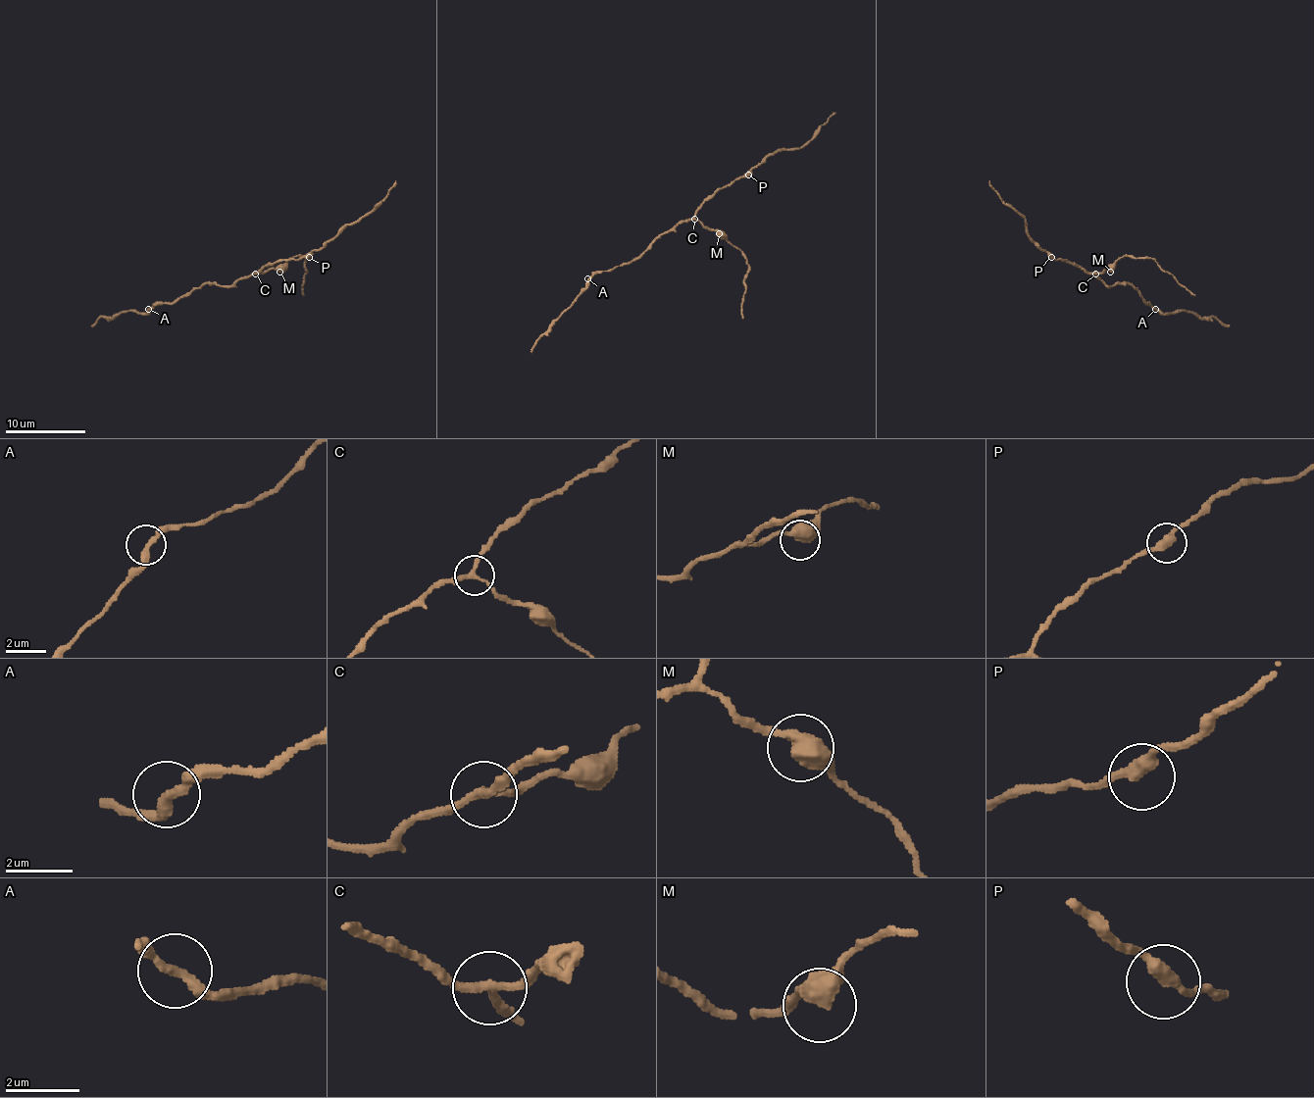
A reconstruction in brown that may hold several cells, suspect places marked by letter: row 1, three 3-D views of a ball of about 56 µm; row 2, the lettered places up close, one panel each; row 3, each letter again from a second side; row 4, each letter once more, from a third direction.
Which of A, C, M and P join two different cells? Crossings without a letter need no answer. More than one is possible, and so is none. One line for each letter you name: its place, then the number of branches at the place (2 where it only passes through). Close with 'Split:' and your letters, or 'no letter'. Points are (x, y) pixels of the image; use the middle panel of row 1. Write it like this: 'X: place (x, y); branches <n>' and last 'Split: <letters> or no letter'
Split: no letter

